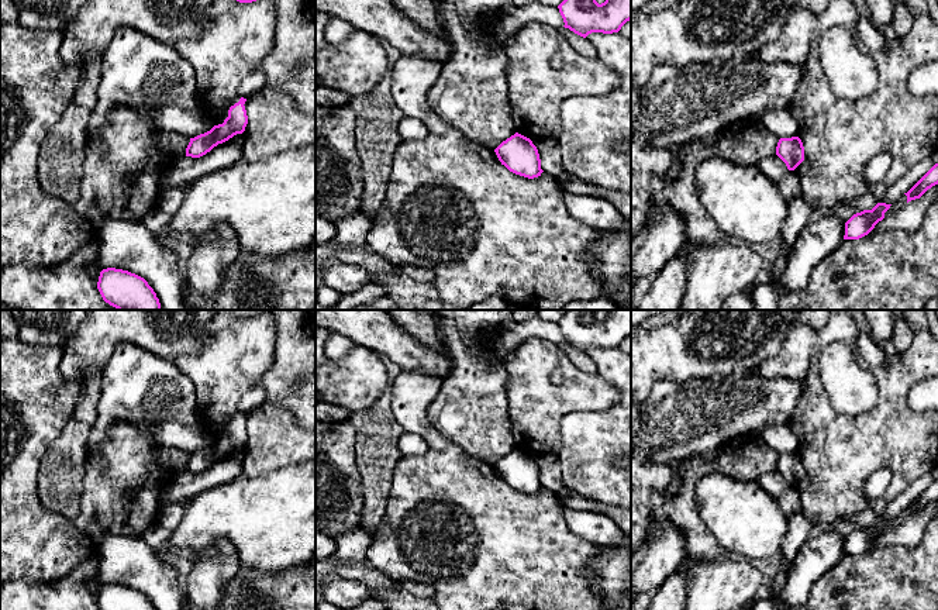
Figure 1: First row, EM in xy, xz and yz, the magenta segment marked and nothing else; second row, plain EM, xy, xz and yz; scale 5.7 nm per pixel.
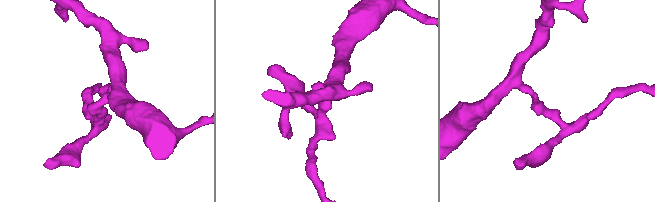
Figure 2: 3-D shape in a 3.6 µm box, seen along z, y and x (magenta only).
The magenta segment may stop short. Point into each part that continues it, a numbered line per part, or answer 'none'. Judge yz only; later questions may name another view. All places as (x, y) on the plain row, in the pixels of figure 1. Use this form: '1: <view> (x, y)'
none

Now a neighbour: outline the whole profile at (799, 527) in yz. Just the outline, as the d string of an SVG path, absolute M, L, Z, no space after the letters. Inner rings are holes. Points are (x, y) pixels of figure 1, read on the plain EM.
M803 513L787 517L787 531L780 547L783 564L780 572L772 580L769 595L769 600L777 606L780 603L782 587L786 583L787 571L814 527L815 525Z

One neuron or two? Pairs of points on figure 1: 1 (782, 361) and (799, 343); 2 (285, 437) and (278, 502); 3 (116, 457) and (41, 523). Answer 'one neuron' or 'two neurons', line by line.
1: one neuron
2: two neurons
3: two neurons

